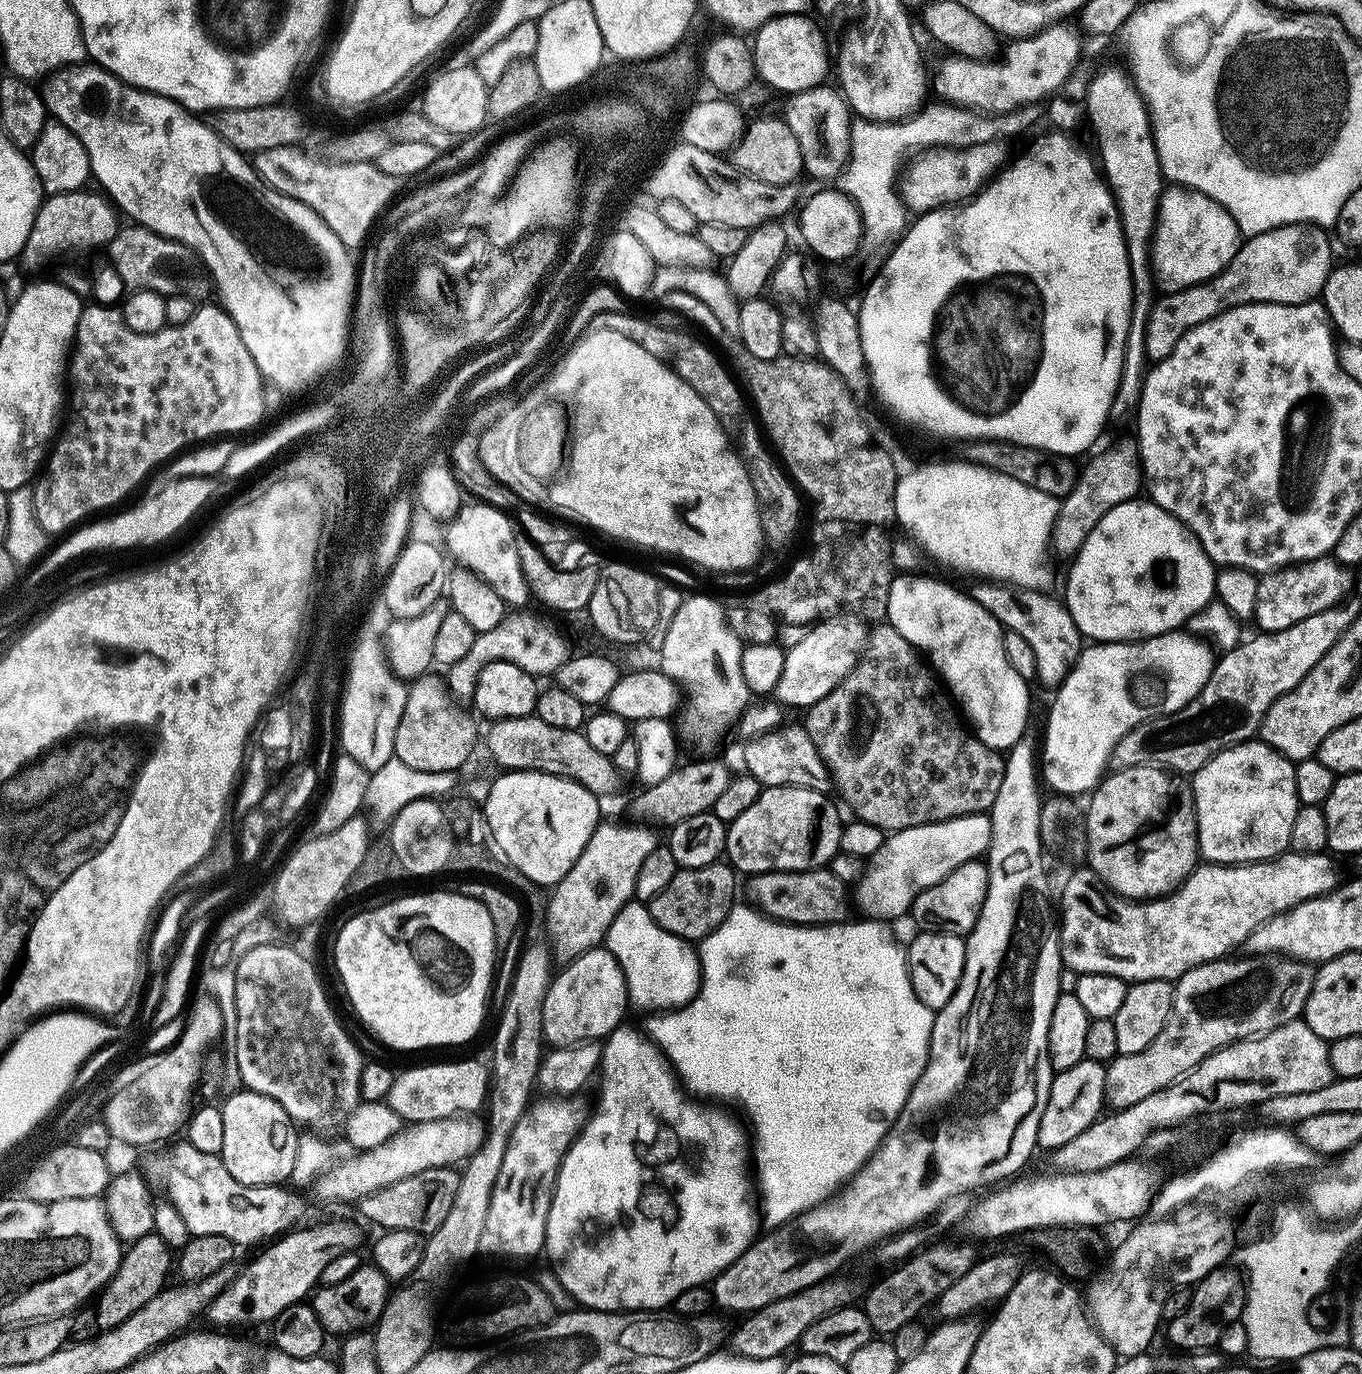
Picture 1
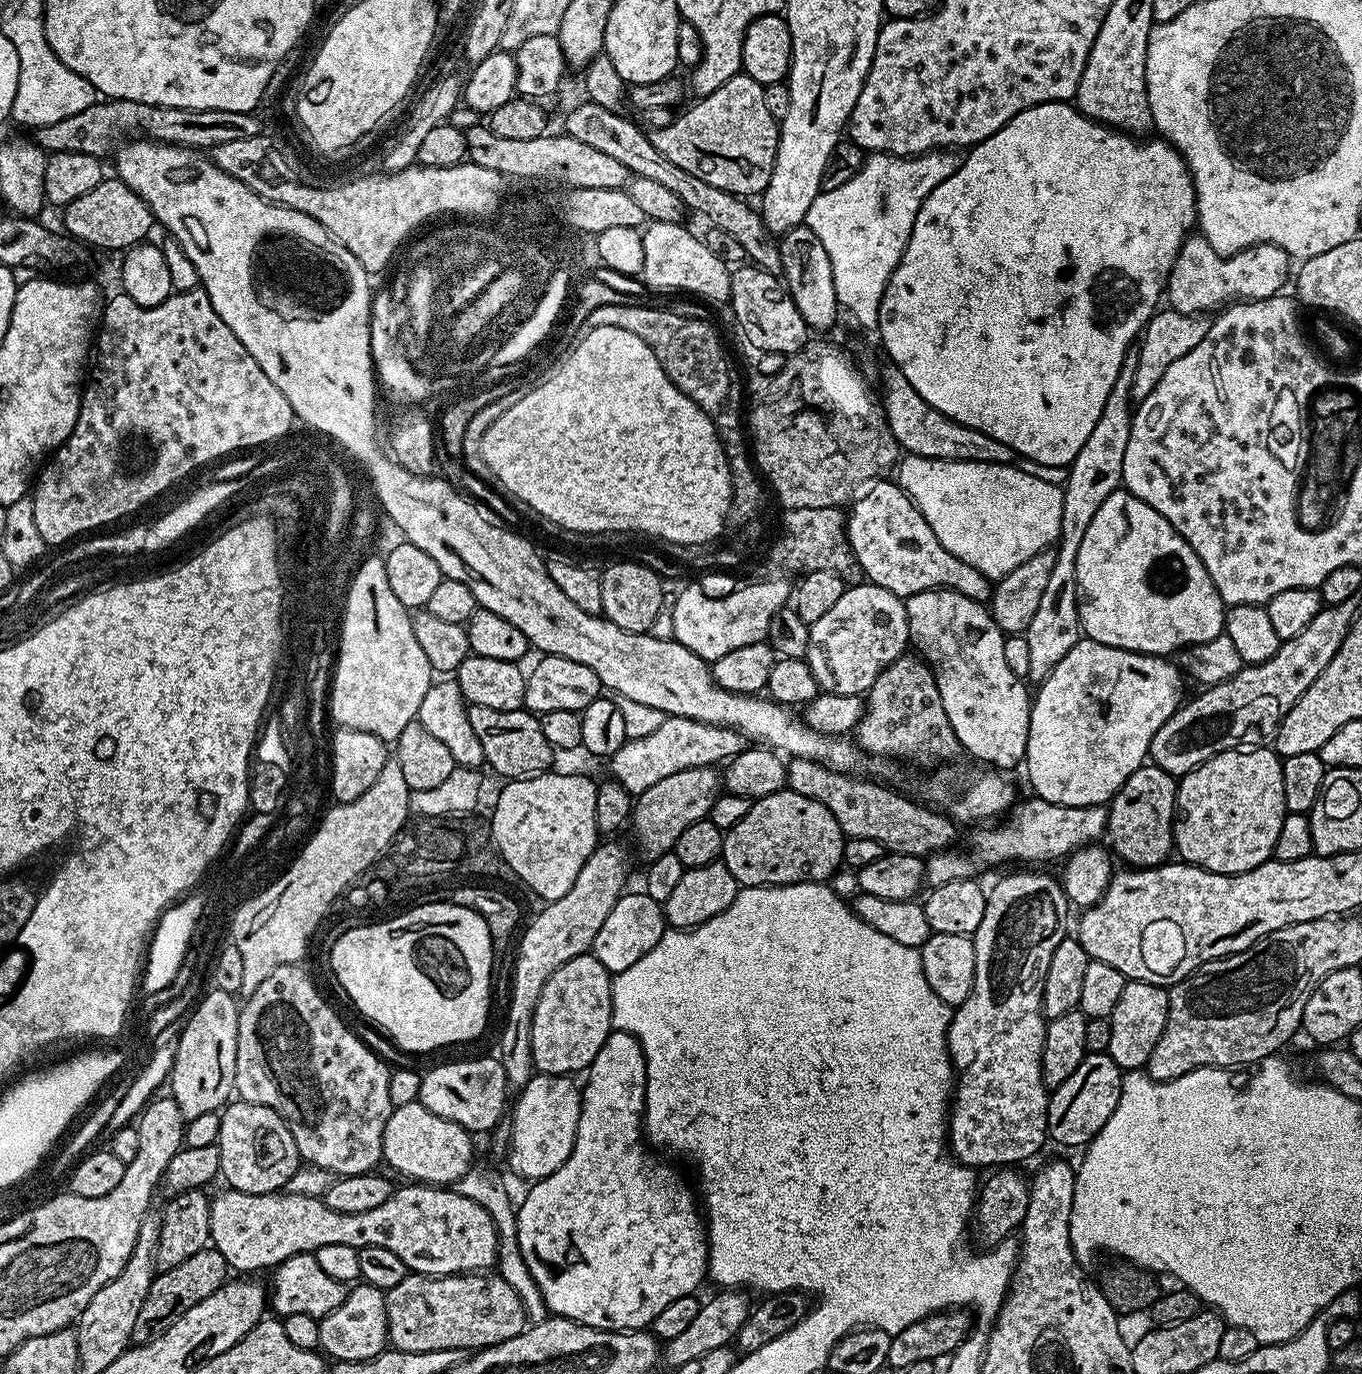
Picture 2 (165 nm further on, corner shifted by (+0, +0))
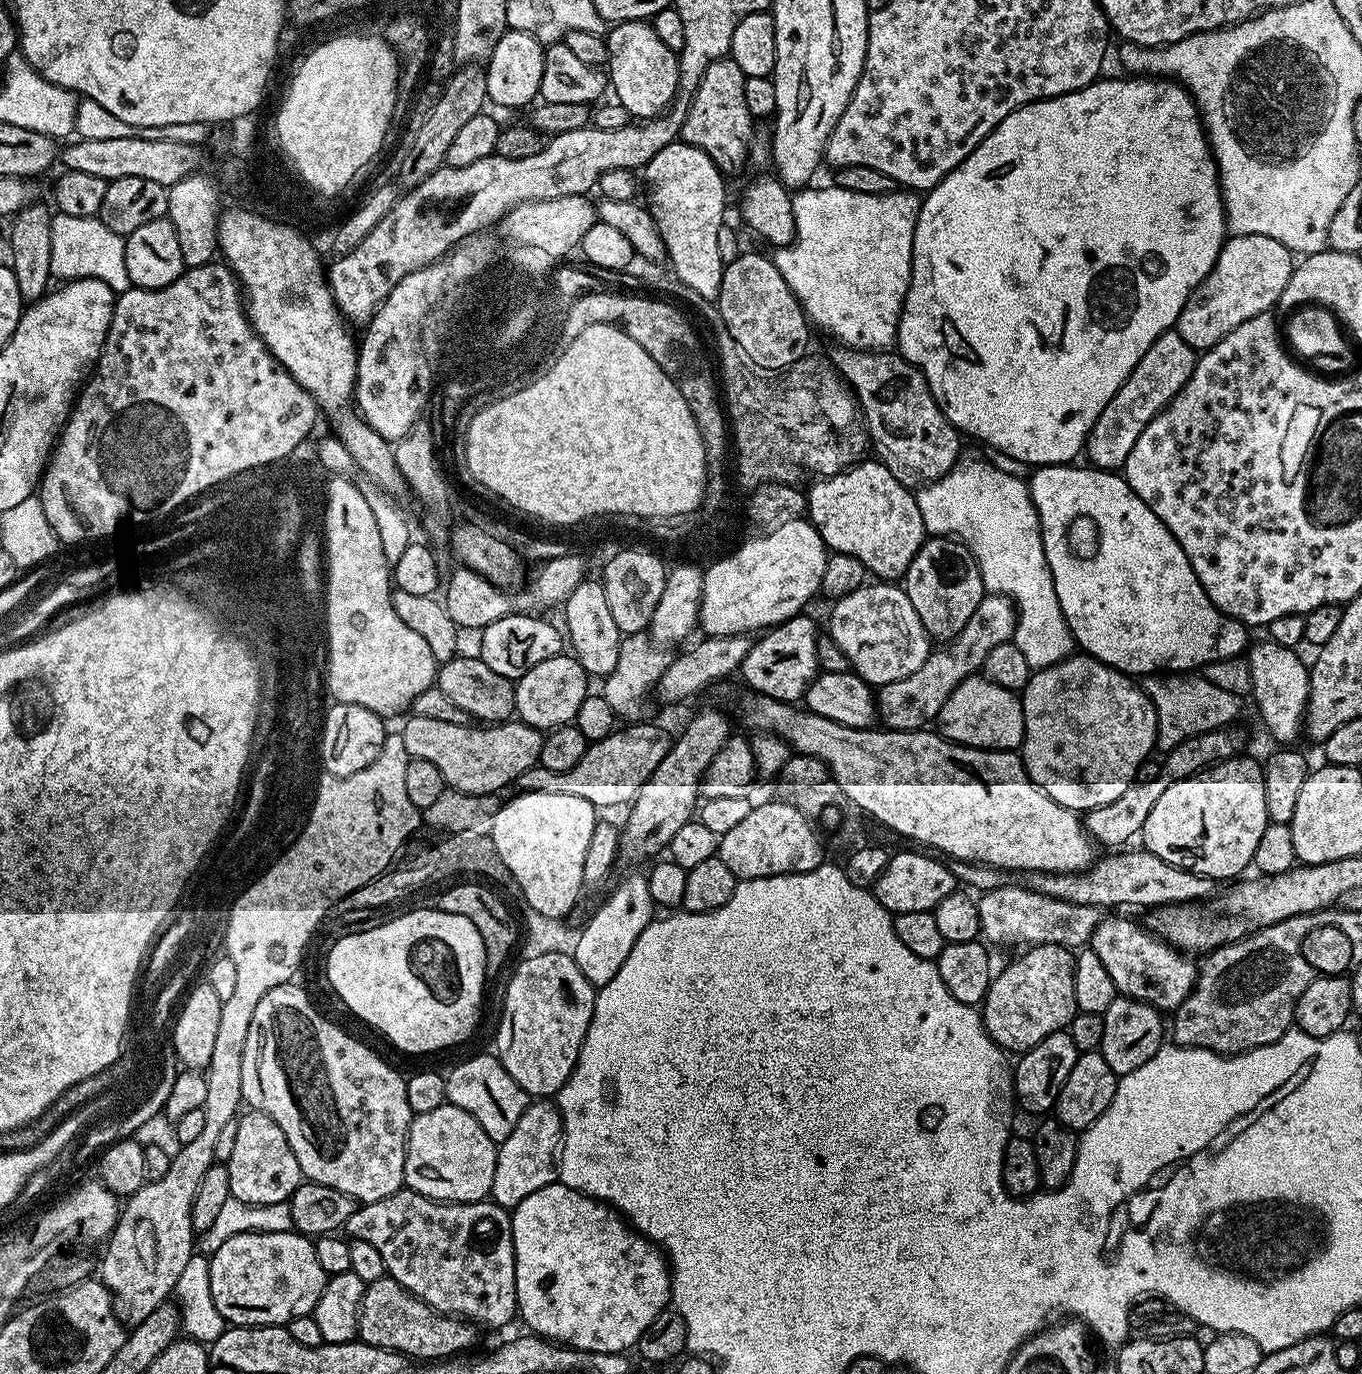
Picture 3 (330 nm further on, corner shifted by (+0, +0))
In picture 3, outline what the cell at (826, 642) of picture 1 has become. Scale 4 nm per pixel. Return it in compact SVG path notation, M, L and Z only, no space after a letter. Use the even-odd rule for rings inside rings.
M868 582L863 588L846 594L831 605L832 617L827 631L838 642L838 650L846 654L848 666L867 684L879 686L886 682L898 682L906 674L914 674L934 644L928 631L918 618L918 610L910 606L910 598L903 587L892 582ZM876 583L876 584L872 584Z

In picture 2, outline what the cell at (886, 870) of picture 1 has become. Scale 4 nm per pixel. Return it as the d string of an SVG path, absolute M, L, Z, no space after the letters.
M1031 798L1032 800L1021 799L1008 809L1006 815L999 821L997 828L992 826L980 826L968 840L968 852L956 852L957 850L945 850L935 852L926 860L926 880L932 888L942 886L946 882L955 880L970 880L977 875L976 868L992 868L995 864L1006 864L1010 860L1025 860L1028 866L1044 866L1047 860L1063 861L1065 858L1085 848L1088 845L1095 845L1105 839L1108 830L1108 810L1103 804L1092 804L1089 808L1082 806L1066 806L1055 804L1049 800Z

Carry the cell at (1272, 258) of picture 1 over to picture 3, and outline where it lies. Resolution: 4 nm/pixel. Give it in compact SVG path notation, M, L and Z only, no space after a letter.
M1176 331L1163 332L1150 350L1142 354L1138 366L1134 366L1130 378L1126 378L1114 398L1106 402L1102 414L1098 414L1086 445L1086 456L1092 459L1089 461L1105 470L1123 469L1130 450L1134 450L1134 442L1138 442L1138 434L1142 434L1148 423L1184 389L1196 369L1197 359L1197 349L1187 344Z

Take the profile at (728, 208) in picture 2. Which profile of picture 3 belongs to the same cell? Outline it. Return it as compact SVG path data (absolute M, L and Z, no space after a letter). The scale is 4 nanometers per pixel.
M836 346L836 349L830 353L830 359L835 364L841 380L848 385L862 413L867 439L876 447L875 455L880 463L887 466L890 474L898 478L898 482L916 490L921 486L933 484L958 463L962 456L960 453L961 433L957 432L948 421L946 414L942 414L923 372L916 365L892 350L865 350L843 346Z

